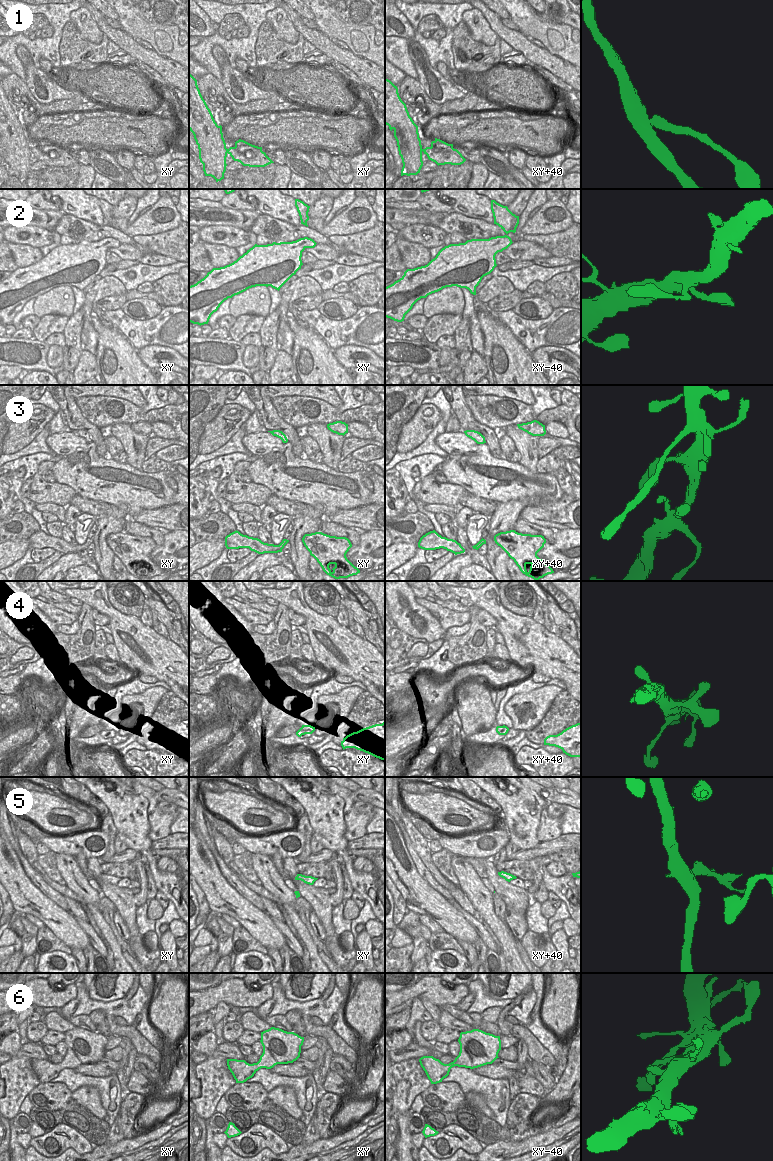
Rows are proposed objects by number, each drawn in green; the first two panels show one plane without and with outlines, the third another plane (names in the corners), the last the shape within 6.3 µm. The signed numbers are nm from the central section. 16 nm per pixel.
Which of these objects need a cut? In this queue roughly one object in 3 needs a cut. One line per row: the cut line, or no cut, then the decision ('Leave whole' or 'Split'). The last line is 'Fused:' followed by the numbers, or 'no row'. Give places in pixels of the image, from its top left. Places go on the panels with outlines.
1: Split along xy (226, 149), (228, 152). Split
2: No split. Leave whole
3: No split. Leave whole
4: No split. Leave whole
5: Split along xy+40 (502, 876), (512, 879). Split
6: No split. Leave whole
Fused: 1, 5.

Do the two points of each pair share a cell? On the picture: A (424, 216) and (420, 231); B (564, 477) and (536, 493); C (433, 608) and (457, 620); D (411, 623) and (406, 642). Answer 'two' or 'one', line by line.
A: two
B: two
C: one
D: two

